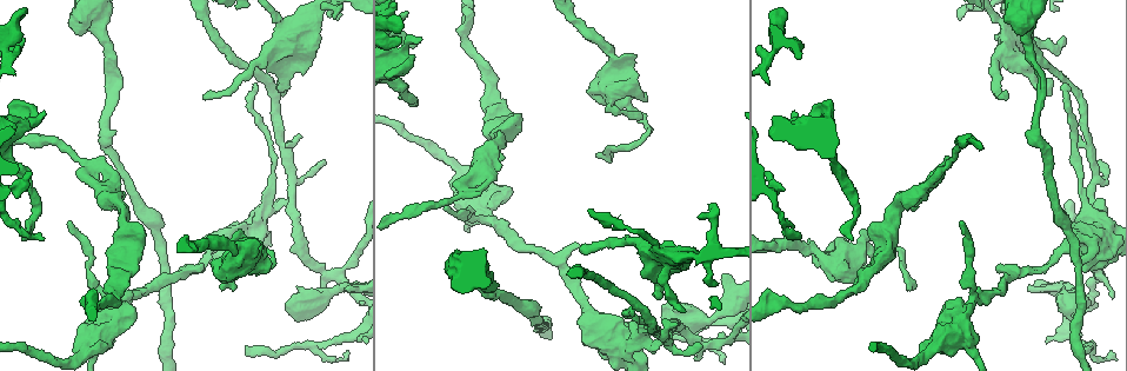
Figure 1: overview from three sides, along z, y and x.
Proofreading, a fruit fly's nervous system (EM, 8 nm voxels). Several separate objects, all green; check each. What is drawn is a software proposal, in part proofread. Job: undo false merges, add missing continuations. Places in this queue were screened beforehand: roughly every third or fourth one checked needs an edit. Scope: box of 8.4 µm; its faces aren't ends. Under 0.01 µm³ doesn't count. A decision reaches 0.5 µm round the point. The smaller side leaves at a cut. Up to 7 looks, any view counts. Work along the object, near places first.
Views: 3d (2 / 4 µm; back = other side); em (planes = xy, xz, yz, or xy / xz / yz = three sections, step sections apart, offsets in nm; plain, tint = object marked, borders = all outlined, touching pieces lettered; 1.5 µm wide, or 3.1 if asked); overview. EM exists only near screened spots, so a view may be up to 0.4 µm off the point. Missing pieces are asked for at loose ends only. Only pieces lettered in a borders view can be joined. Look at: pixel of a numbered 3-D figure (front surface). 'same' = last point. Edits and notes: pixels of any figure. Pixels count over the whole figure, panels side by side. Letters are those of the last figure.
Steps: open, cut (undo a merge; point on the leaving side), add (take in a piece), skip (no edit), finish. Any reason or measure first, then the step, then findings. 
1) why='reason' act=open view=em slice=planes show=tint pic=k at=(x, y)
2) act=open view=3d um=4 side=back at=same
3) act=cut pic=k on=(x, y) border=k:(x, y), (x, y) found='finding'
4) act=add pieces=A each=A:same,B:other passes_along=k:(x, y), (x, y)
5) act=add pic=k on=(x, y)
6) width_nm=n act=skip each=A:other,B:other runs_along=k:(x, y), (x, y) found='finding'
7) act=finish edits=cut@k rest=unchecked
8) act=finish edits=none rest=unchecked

why='narrows sharply' act=open view=em slice=planes show=borders pic=1 at=(1094, 205)

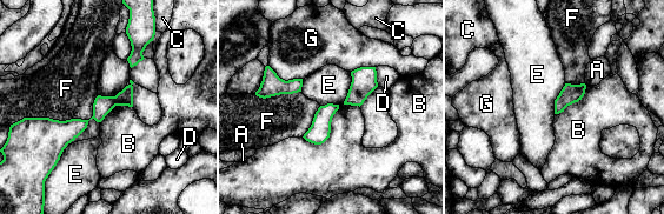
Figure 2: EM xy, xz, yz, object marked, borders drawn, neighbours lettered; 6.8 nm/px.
act=cut pic=2 on=(125, 98) each=A:other,B:other,C:other,D:other,E:other,F:other,G:other found='two neurons meet here'

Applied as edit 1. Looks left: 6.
act=open view=em slice=yz step=4 show=borders pic=1 at=(634, 311)

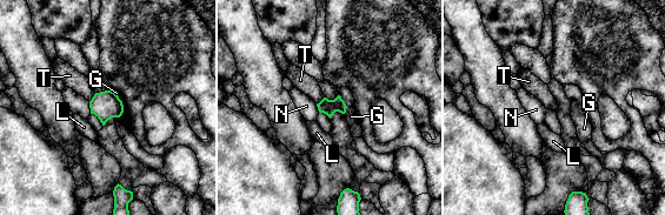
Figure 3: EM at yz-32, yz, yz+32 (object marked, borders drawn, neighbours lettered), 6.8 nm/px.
longest_contact=G:150nm act=skip each=G:other,L:other,N:other,T:other border=3:(95, 93), (90, 101) found='no lettered piece goes on from it'

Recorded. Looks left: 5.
why='abrupt turn' act=open view=3d um=2 side=back pic=1 at=(460, 188)

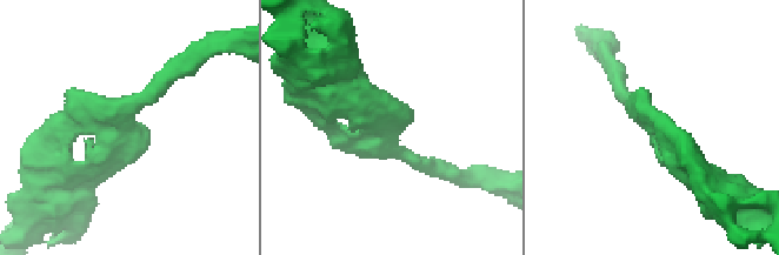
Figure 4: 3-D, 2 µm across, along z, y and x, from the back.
arm_widths_nm=170,240 act=open view=em slice=planes show=borders pic=4 at=(656, 126)

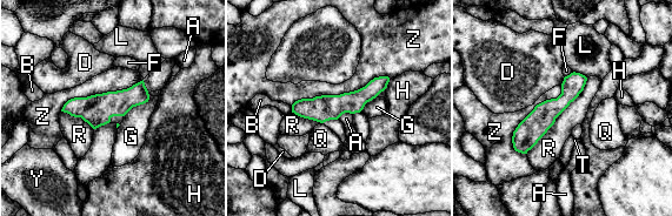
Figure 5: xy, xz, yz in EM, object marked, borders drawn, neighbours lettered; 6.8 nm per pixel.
act=skip each=A:other,B:other,D:other,F:other,G:other,H:other,L:other,Q:other,R:other,T:other,Y:other,Z:other border=5:(390, 78), (291, 105) found='all the same neuron'

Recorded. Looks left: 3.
act=finish edits=cut@2 rest=unchecked

